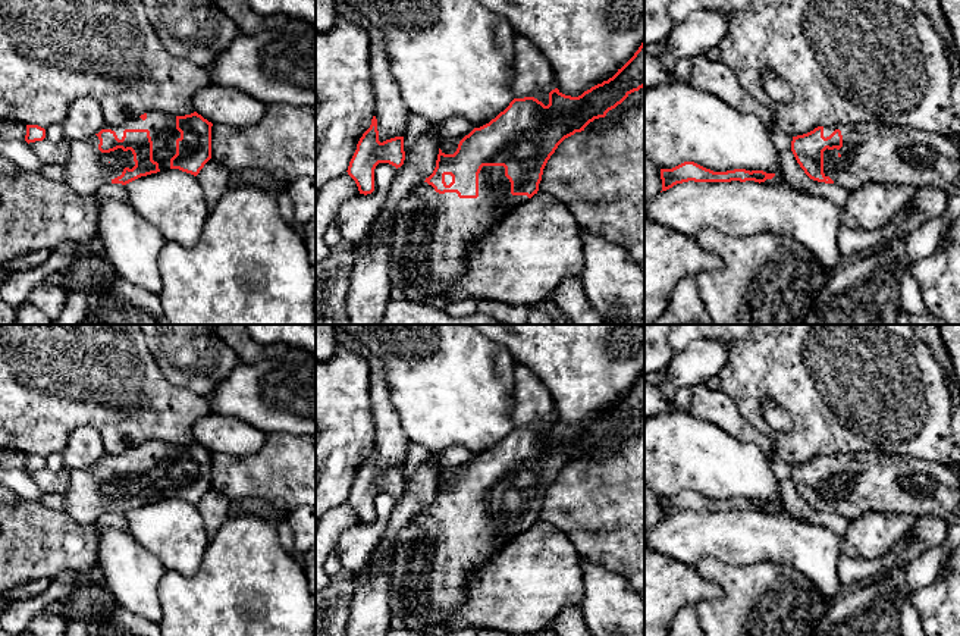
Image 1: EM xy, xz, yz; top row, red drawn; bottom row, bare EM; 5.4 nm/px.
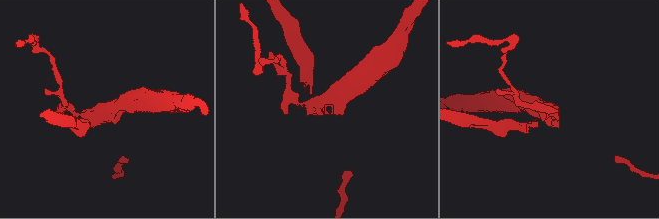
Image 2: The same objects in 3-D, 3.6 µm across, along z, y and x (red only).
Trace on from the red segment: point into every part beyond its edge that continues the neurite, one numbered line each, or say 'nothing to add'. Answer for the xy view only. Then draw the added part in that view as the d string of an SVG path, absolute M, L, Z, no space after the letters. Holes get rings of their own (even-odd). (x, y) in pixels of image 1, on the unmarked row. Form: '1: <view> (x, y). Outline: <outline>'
1: xy (162, 456). Outline: M159 439L147 441L147 448L135 447L122 454L106 454L104 458L116 461L122 469L125 458L148 458L153 470L153 489L159 492L160 499L170 498L170 488L176 483L176 469L181 461L176 458L176 444Z

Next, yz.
1: yz (872, 482). Outline: M876 451L823 455L823 466L835 458L841 460L843 476L823 480L823 502L846 520L853 521L868 513L897 513L916 518L934 514L948 527L960 524L960 480L948 464Z

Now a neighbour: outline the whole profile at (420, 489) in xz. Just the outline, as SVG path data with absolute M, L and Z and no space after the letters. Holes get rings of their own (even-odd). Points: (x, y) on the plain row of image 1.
M432 452L405 482L404 494L392 510L382 543L376 548L374 564L385 558L392 563L399 532L408 527L433 502L439 483L434 454Z

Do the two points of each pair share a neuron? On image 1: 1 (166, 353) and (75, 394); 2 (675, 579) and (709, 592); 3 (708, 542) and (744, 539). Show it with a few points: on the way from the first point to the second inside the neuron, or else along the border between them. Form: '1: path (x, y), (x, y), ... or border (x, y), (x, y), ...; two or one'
1: border (144, 340), (160, 372), (175, 387); two
2: path (684, 585), (700, 591); one
3: path (717, 539), (736, 539); one

